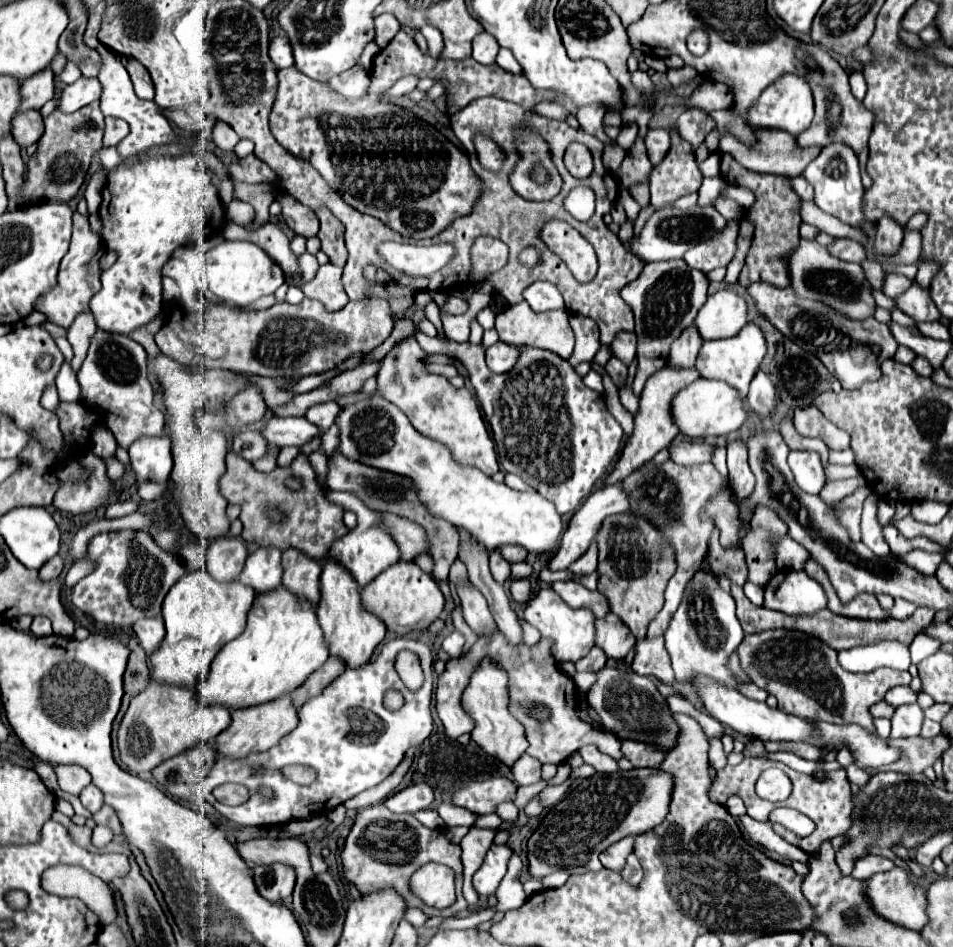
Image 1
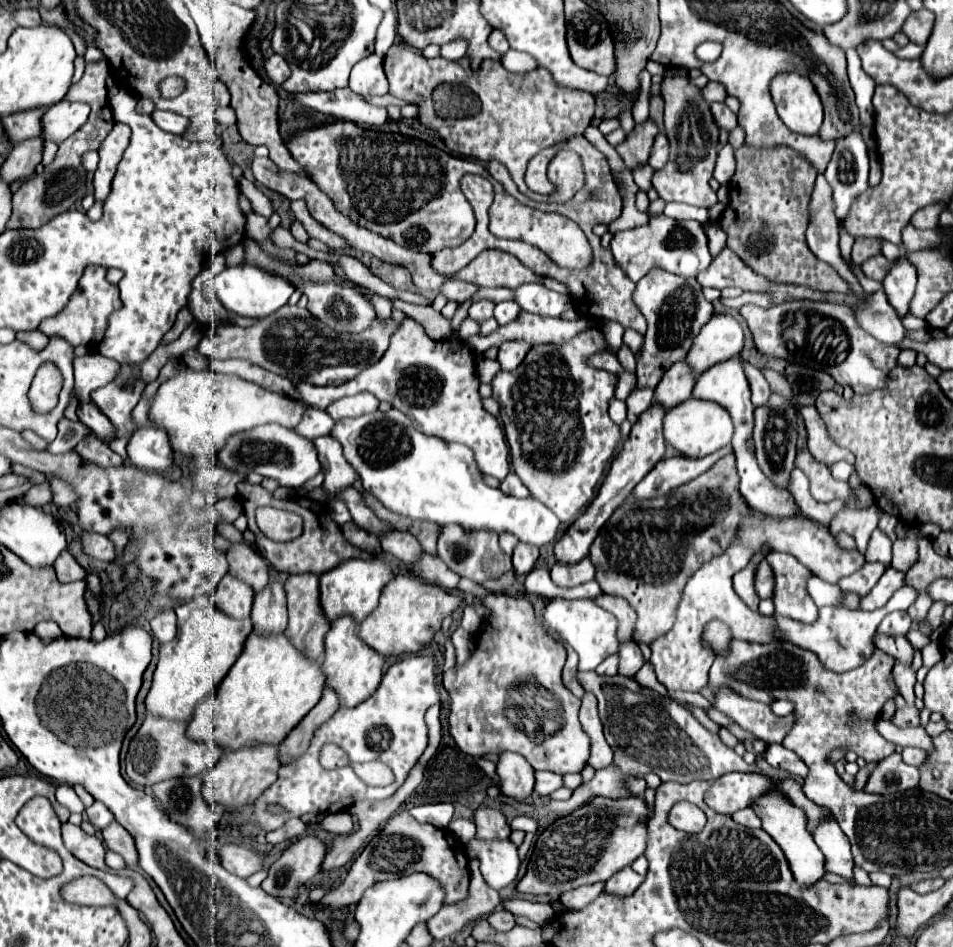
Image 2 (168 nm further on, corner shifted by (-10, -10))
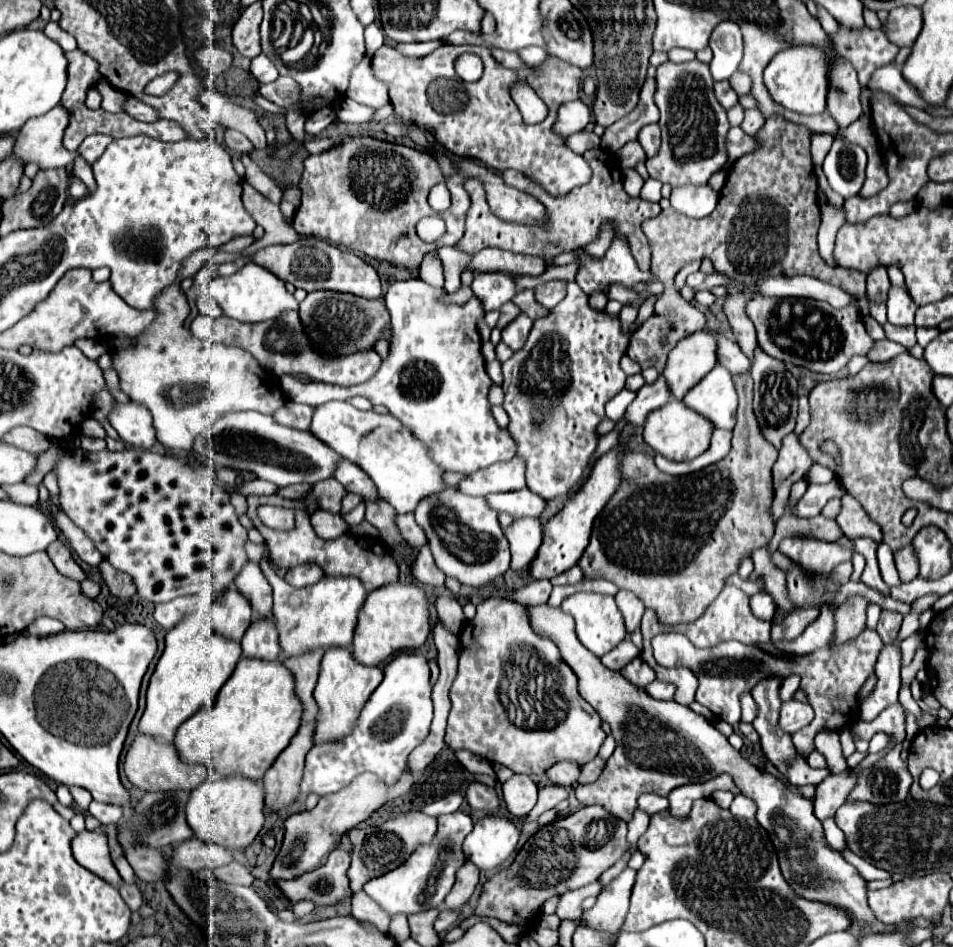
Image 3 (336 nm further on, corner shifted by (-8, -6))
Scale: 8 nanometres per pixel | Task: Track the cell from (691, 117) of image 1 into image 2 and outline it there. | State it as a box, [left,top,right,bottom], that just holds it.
[711,102,737,132]

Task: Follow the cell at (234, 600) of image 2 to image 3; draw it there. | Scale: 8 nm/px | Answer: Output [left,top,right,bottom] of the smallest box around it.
[211,588,253,642]

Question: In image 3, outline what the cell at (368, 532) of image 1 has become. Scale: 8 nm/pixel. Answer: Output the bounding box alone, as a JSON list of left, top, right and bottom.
[261,562,367,664]

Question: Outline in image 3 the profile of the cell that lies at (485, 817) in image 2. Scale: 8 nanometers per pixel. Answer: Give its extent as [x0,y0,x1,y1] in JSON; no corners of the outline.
[465,782,499,814]

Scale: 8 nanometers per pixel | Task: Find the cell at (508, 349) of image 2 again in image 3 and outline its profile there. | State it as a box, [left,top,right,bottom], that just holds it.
[503,314,533,350]

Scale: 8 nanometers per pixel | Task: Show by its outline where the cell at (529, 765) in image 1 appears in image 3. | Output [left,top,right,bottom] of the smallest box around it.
[547,760,581,786]

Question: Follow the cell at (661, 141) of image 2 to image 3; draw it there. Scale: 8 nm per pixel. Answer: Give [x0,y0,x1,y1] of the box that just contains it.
[637,124,661,158]

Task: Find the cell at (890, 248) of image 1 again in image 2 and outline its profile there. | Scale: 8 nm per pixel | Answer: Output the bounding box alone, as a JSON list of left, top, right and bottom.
[883,252,917,318]

